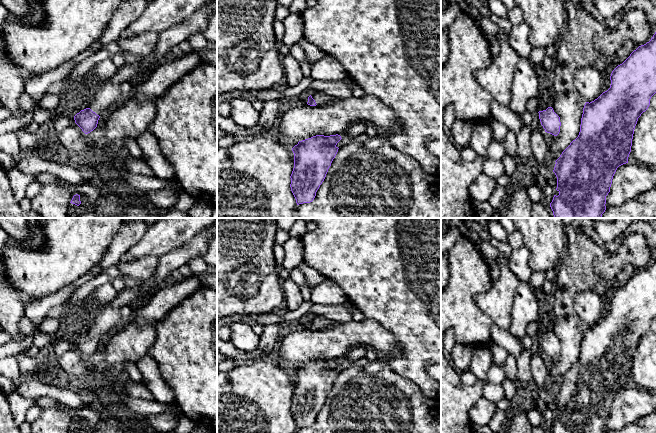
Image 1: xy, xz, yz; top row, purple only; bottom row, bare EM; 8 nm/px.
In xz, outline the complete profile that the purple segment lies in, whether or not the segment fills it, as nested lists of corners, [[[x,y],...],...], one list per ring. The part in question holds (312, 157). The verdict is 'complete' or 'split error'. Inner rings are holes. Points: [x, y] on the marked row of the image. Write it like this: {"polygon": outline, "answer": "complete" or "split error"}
{"polygon": [[[316,135],[299,141],[292,148],[294,153],[294,168],[291,178],[291,191],[297,205],[310,203],[324,181],[338,147],[341,136]]], "answer": "complete"}

